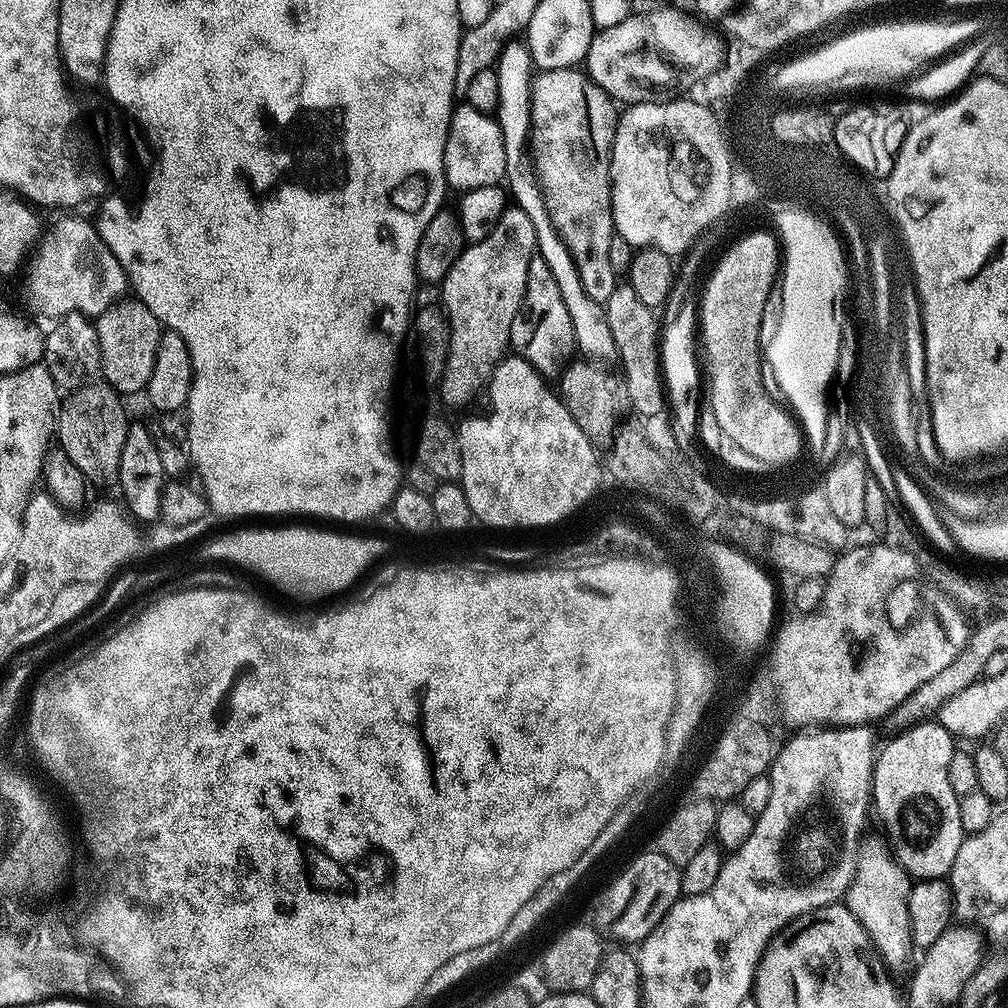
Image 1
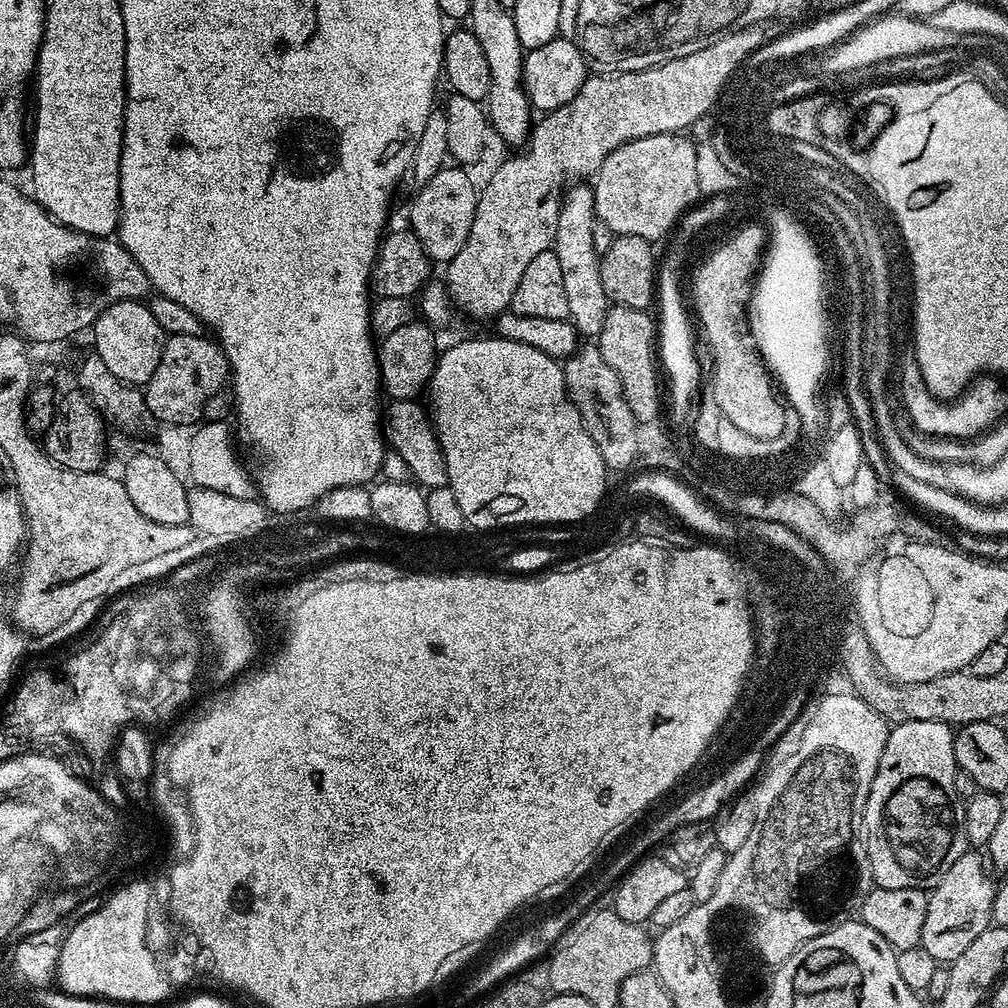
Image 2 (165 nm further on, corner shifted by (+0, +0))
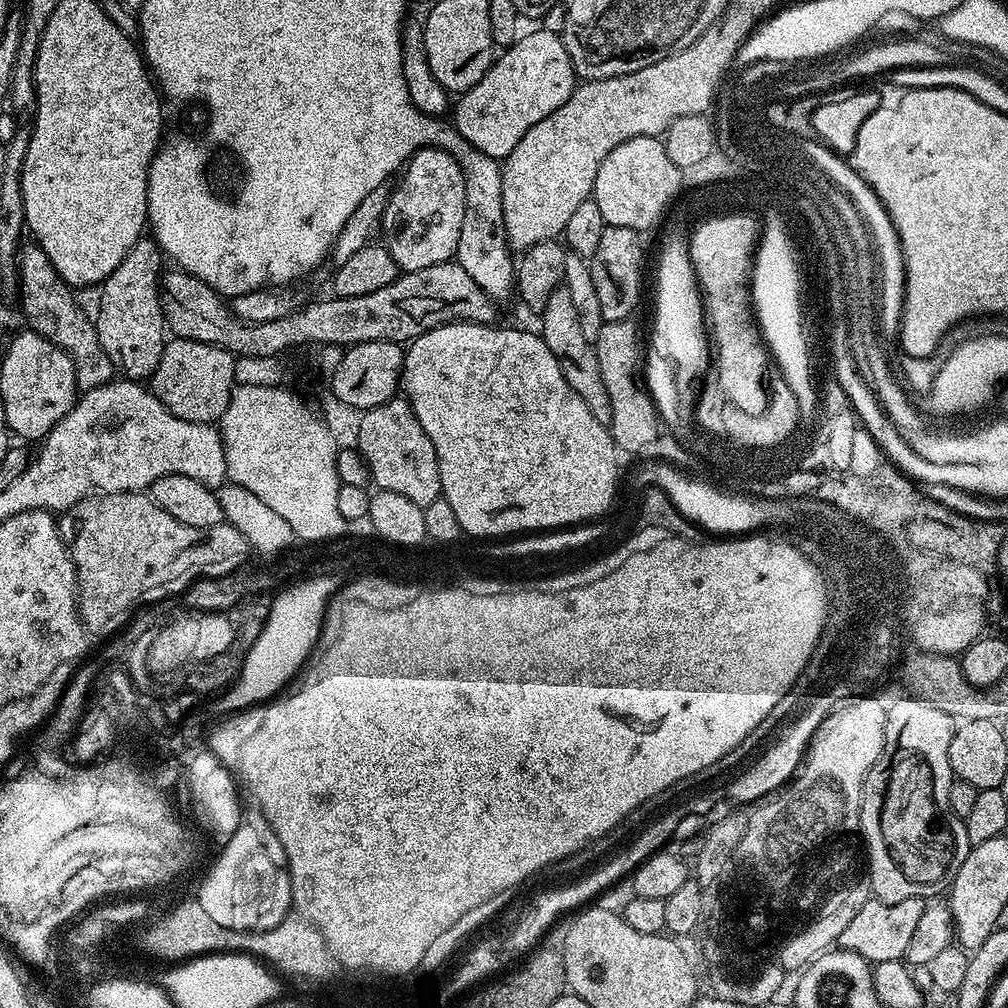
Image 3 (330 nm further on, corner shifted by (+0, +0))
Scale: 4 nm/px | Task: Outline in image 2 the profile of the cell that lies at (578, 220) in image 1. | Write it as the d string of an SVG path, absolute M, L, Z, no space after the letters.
M577 183L563 193L554 251L558 254L558 263L562 266L562 283L566 290L566 306L571 324L581 337L596 338L606 322L610 301L606 290L602 290L601 256L594 250L593 230L598 219L596 197L593 189L584 184L587 183Z

